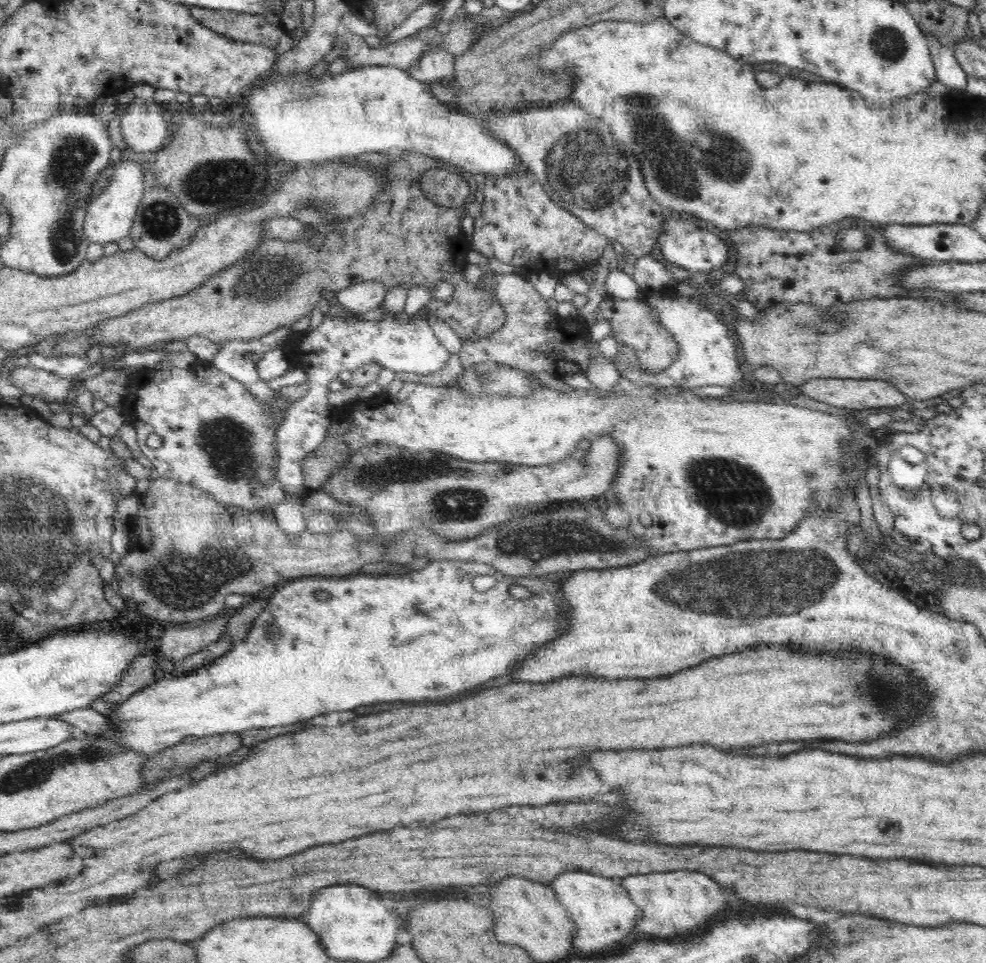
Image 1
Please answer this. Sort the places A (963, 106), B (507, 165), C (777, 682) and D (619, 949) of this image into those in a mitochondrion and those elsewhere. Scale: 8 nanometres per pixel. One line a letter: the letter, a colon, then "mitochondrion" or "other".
A: other
B: other
C: other
D: other

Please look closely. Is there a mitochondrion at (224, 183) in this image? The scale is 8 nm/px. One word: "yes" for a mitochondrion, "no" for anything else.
yes

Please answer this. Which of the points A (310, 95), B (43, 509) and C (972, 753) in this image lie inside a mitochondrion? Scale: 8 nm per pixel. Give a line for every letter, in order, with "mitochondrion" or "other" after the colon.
A: mitochondrion
B: mitochondrion
C: other

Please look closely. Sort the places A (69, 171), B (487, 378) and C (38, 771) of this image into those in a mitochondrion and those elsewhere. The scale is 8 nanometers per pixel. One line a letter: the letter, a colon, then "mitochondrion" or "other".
A: mitochondrion
B: mitochondrion
C: mitochondrion

